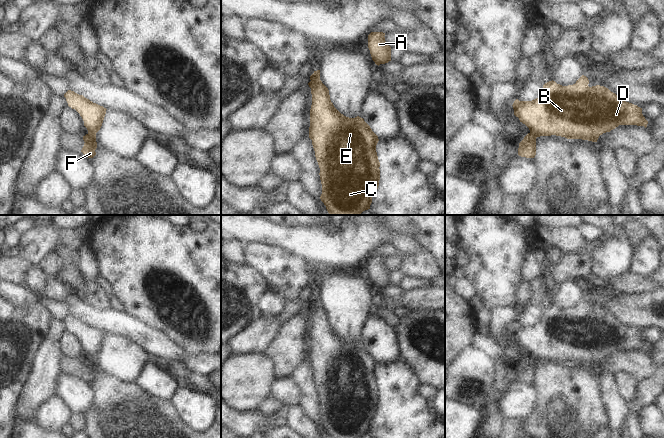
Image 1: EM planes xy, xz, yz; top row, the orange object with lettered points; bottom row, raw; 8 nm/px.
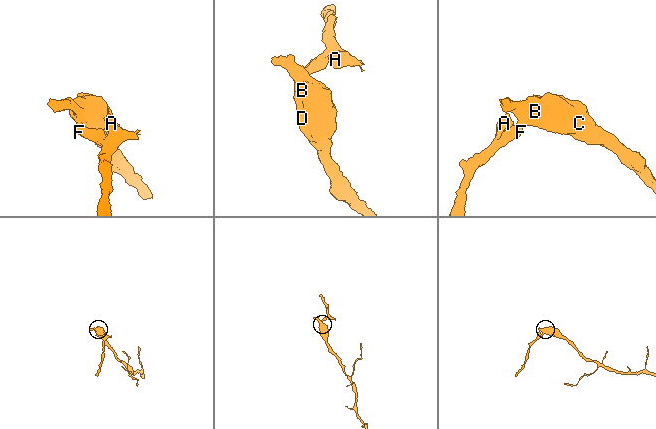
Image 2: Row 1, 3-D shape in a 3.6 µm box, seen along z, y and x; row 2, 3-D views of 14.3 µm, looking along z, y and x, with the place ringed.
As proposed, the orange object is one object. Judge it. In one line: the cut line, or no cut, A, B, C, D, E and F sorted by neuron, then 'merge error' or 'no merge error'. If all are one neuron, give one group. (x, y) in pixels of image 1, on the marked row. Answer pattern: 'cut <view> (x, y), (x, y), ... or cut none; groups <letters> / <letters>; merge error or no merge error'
cut xz (319, 78), (311, 80); groups A F / B C D E; merge error

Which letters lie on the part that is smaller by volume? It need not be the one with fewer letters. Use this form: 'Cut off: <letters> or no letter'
Cut off: A, F

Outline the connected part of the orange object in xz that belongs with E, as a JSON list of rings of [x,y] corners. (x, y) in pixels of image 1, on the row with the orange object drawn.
[[[313,79],[308,85],[312,94],[309,138],[320,168],[320,199],[330,215],[360,215],[370,209],[372,196],[379,186],[378,136],[363,118],[349,118],[341,114],[334,107],[329,90],[320,79]]]

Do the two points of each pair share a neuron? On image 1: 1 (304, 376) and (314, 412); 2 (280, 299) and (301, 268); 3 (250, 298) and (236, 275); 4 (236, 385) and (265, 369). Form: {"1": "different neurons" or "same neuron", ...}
{"1": "same neuron", "2": "different neurons", "3": "same neuron", "4": "same neuron"}

